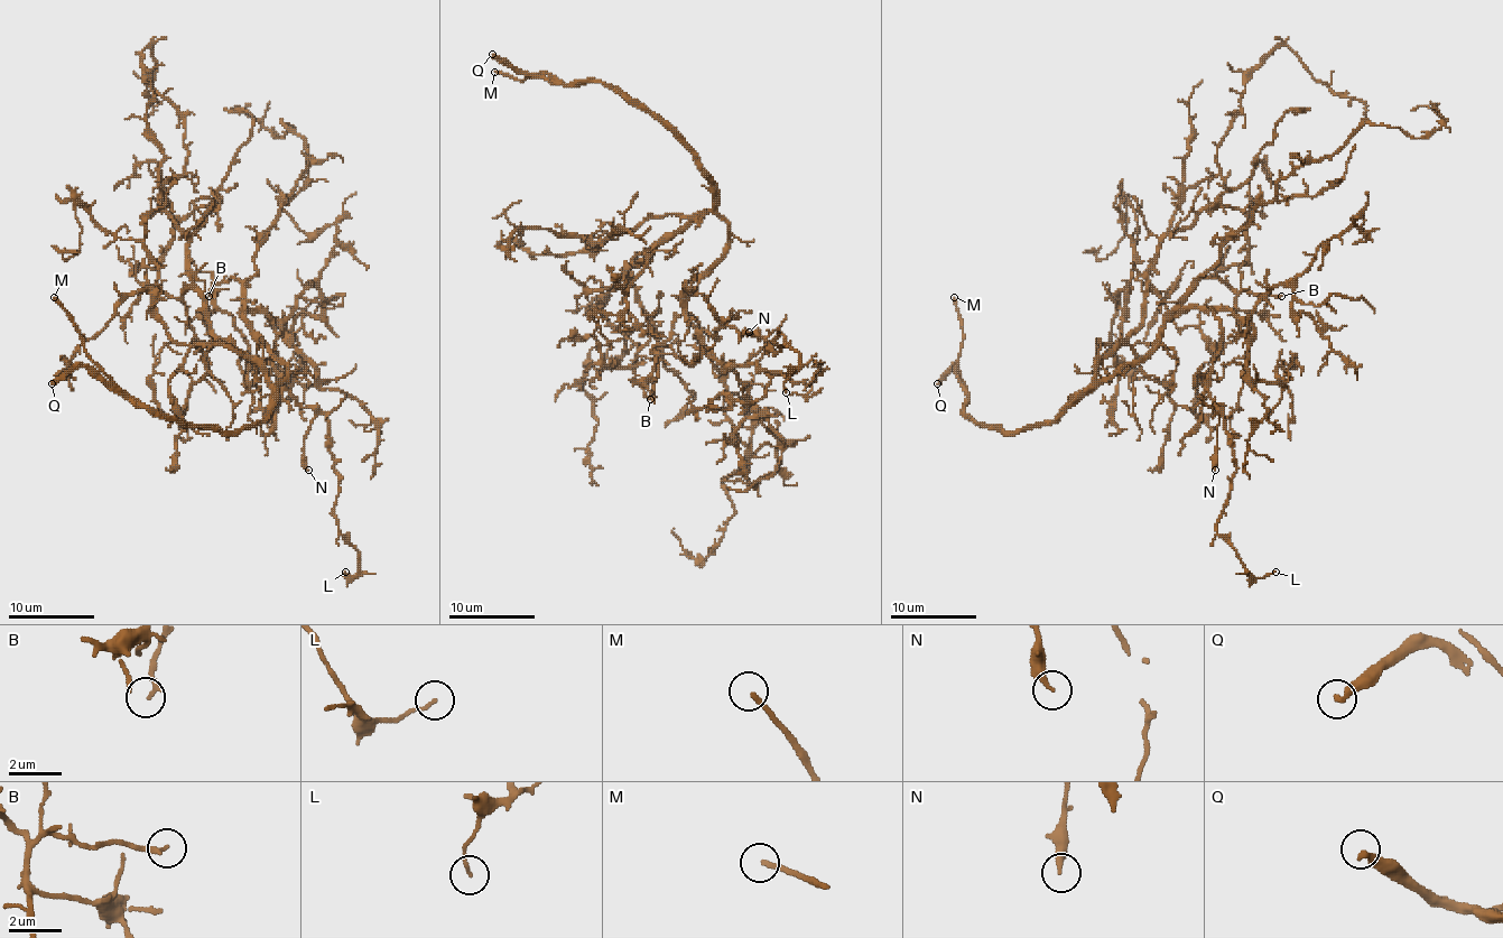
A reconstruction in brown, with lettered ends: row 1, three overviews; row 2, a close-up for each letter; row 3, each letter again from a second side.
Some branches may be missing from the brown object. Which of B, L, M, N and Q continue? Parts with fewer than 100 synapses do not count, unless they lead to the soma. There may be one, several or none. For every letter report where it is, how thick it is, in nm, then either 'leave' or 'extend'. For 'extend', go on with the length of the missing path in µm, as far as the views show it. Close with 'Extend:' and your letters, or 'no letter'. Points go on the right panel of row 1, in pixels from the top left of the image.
B: at (1281, 296); 160 nm thick; leave
L: at (1276, 572); 110 nm thick; leave
M: at (954, 297); 200 nm thick; extend; about 5 µm are missing
N: at (1215, 470); 240 nm thick; leave
Q: at (937, 383); 300 nm thick; extend; about 200 µm are missing
Extend: M, Q

